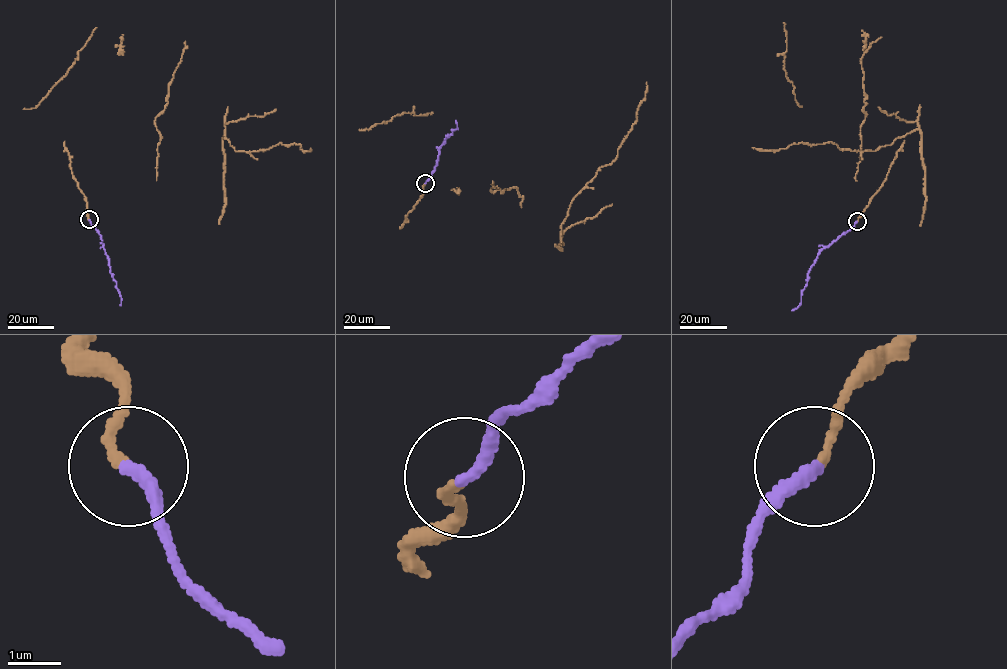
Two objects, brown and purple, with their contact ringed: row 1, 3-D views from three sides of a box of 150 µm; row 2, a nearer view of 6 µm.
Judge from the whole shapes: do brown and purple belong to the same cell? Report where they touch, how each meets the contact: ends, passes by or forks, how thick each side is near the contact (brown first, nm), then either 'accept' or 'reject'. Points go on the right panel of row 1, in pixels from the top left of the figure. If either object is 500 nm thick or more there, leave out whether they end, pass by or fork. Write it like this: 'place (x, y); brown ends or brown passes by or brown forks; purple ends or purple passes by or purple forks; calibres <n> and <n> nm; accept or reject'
place (857, 221); brown ends; purple ends; calibres 180 and 280 nm; accept

